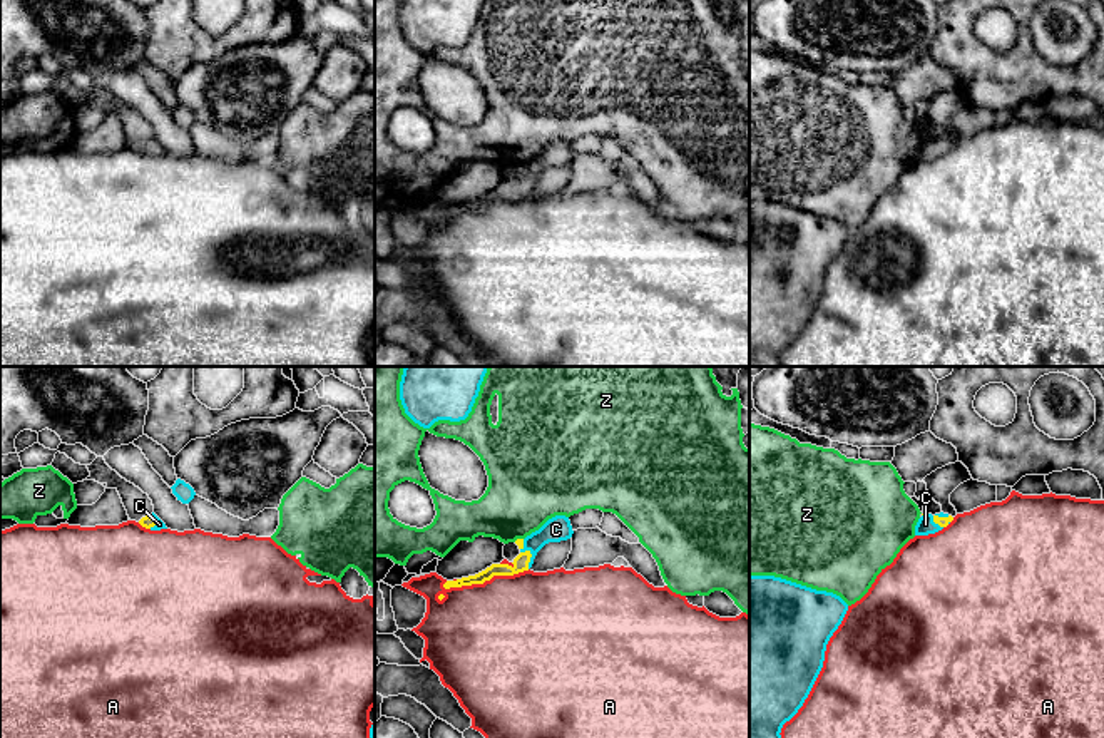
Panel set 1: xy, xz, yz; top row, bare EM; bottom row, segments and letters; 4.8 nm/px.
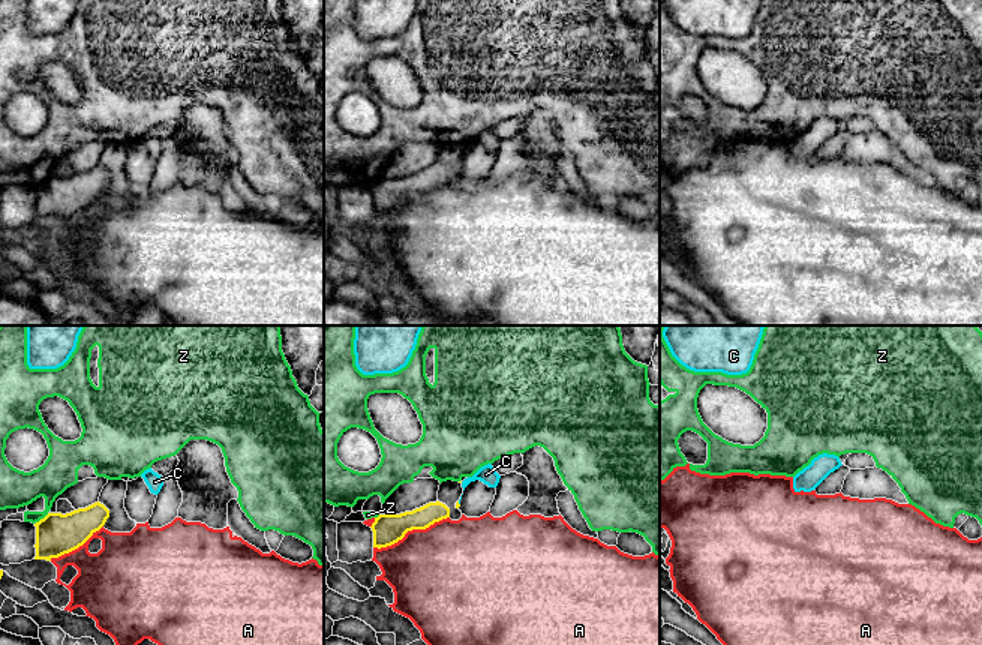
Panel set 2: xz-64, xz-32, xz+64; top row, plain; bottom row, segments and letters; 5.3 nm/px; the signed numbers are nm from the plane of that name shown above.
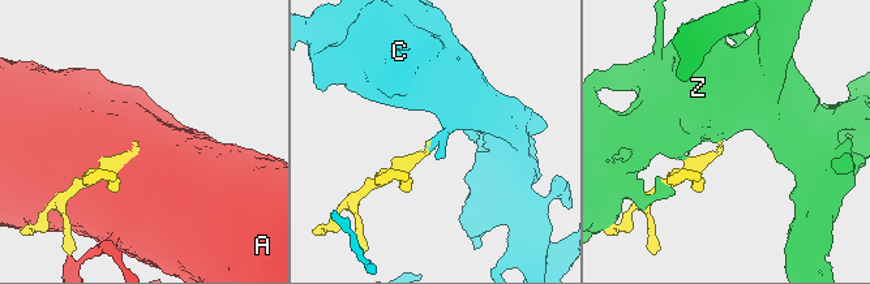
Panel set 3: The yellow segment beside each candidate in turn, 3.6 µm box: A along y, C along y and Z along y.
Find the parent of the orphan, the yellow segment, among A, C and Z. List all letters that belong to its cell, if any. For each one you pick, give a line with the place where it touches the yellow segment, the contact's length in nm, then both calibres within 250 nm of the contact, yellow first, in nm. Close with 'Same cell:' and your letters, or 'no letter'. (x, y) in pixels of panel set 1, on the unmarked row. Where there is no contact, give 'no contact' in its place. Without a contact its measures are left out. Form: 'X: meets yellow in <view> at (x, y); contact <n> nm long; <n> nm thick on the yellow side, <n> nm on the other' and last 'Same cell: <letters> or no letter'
C: meets yellow in xz at (531, 179); contact 150 nm long; 80 nm thick on the yellow side, 120 nm on the other
Same cell: C

